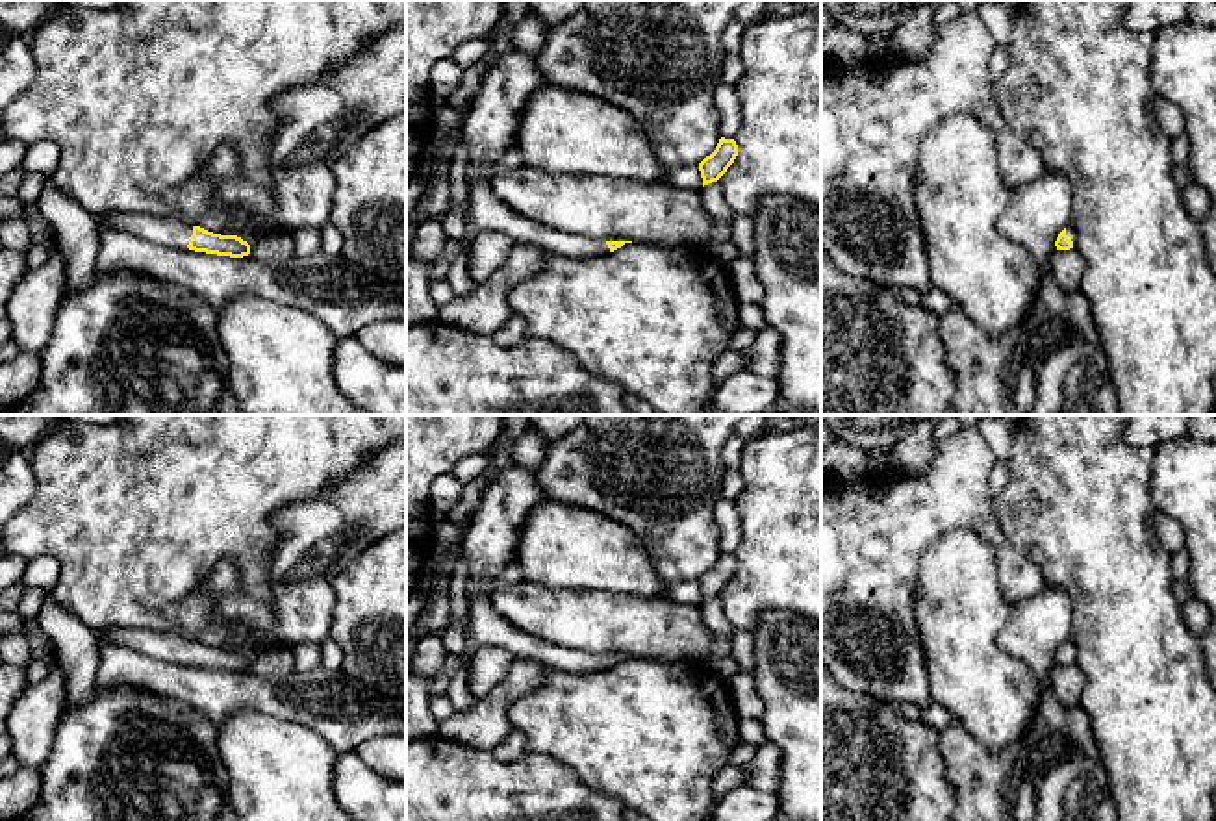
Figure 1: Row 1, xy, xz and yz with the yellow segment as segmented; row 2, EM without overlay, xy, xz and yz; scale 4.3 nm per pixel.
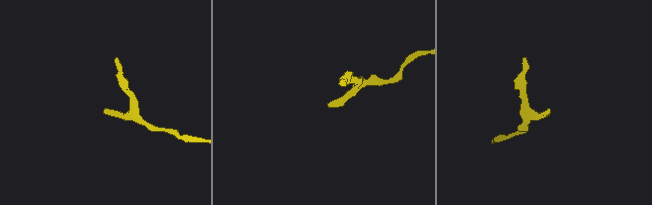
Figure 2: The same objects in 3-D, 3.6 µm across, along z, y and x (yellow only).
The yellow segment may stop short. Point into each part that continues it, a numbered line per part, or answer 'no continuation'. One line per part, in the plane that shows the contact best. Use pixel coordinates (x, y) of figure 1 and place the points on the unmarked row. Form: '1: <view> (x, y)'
1: xy (162, 645)

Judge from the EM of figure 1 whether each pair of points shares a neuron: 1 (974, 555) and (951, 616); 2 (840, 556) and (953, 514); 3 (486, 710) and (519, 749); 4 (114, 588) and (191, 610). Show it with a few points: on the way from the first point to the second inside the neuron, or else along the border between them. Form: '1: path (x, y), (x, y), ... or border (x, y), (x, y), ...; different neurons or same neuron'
1: path (959, 569), (959, 601); same neuron
2: path (868, 536), (885, 521), (903, 514), (925, 514); same neuron
3: border (512, 729), (490, 751); different neurons
4: border (206, 581), (162, 612), (169, 631); different neurons

